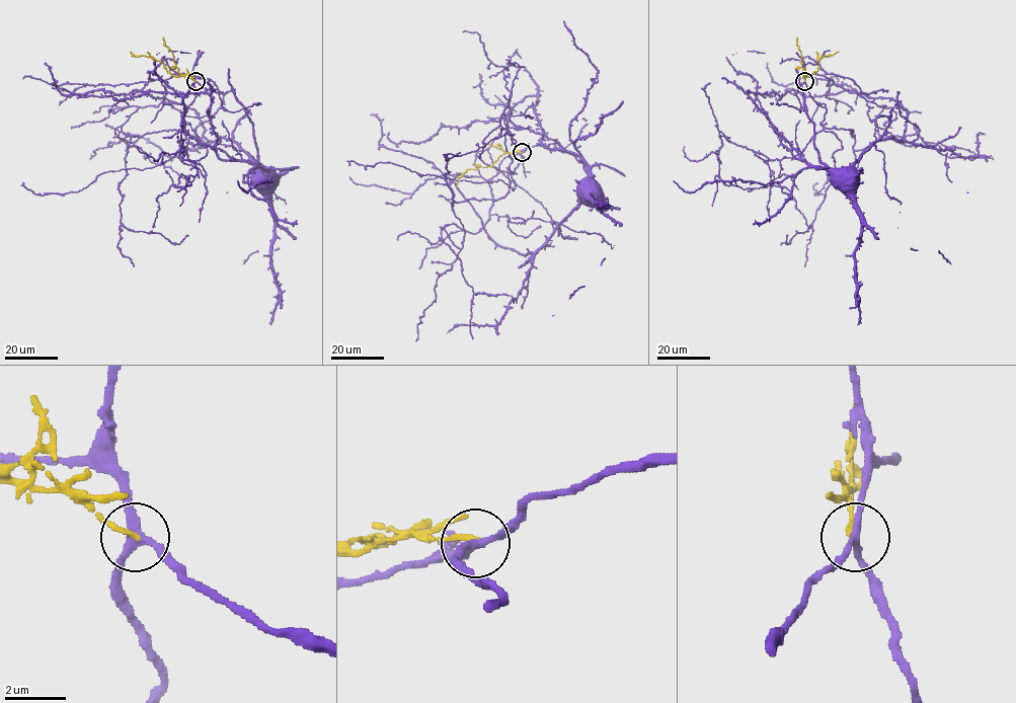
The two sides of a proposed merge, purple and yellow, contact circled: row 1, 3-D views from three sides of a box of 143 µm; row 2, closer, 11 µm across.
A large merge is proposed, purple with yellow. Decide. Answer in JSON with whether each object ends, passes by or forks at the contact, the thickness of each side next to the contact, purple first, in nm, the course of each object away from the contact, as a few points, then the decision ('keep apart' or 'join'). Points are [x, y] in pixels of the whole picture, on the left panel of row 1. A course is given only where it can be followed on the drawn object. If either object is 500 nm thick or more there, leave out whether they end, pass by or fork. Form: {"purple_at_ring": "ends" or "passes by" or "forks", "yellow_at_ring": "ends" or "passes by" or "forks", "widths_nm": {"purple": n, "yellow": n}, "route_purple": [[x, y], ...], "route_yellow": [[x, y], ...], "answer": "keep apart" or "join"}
{"purple_at_ring": "forks", "yellow_at_ring": "ends", "widths_nm": {"purple": 240, "yellow": 150}, "route_purple": [[194, 81], [176, 74], [127, 98], [142, 90], [194, 109], [207, 139], [231, 139], [248, 156], [254, 184]], "route_yellow": [[194, 81], [184, 75], [175, 76], [167, 72], [161, 62], [150, 57], [133, 56], [130, 51]], "answer": "keep apart"}

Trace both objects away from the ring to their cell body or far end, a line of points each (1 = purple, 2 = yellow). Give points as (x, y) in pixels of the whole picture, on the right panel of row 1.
1: (804, 81), (824, 75), (830, 98), (854, 90), (906, 109), (905, 139), (878, 139), (845, 184)
2: (804, 81), (805, 75), (816, 72), (822, 56), (839, 51)

